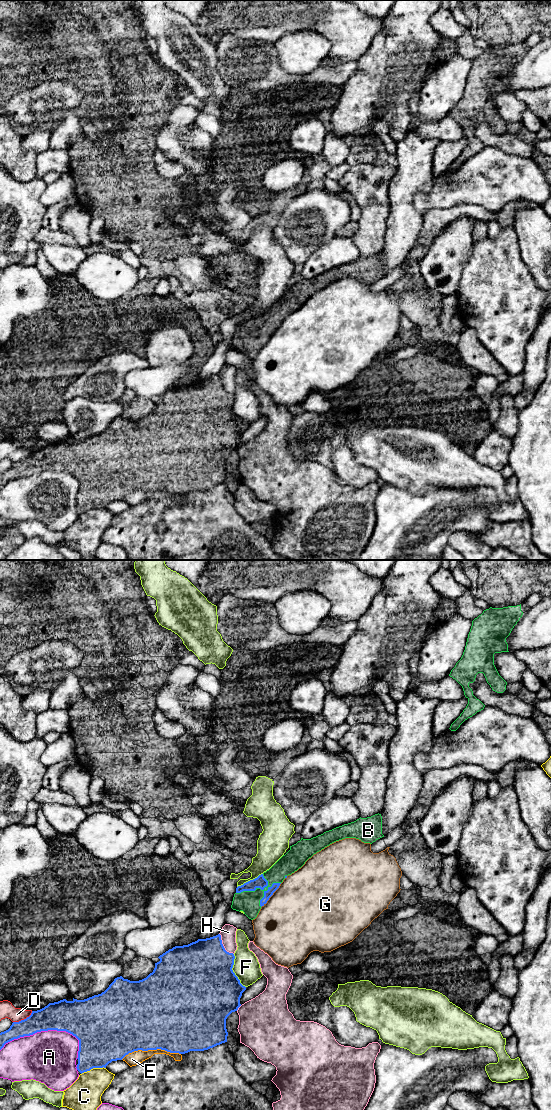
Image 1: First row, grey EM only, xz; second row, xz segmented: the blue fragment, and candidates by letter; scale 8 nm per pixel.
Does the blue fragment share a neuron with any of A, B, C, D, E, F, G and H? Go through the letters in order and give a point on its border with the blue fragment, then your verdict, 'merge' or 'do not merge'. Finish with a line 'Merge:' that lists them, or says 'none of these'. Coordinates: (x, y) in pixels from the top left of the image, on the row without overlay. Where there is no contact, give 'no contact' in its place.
A: meets blue in xz at (39, 471); do not merge
B: meets blue in xz at (258, 327); merge
C: meets blue in xz at (93, 507); do not merge
D: meets blue in xz at (24, 459); do not merge
E: meets blue in xz at (150, 489); do not merge
F: meets blue in xz at (232, 411); do not merge
G: meets blue in xz at (272, 334); do not merge
H: meets blue in xz at (222, 385); do not merge
Merge: B

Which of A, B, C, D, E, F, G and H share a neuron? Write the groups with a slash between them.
A / B / C / D / E / F / G / H

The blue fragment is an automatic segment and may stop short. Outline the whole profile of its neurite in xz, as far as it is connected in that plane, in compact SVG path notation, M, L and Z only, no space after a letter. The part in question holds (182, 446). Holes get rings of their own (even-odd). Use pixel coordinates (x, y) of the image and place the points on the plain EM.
M221 375L198 379L188 385L175 386L158 397L159 402L146 418L130 421L117 417L101 434L84 440L66 439L49 443L44 448L32 451L31 455L0 473L0 490L14 479L30 476L37 472L66 471L79 480L77 510L82 514L93 508L106 508L112 501L122 500L134 491L165 490L185 494L204 491L227 482L226 459L241 446L240 438L246 427L233 412L235 396L225 390Z

